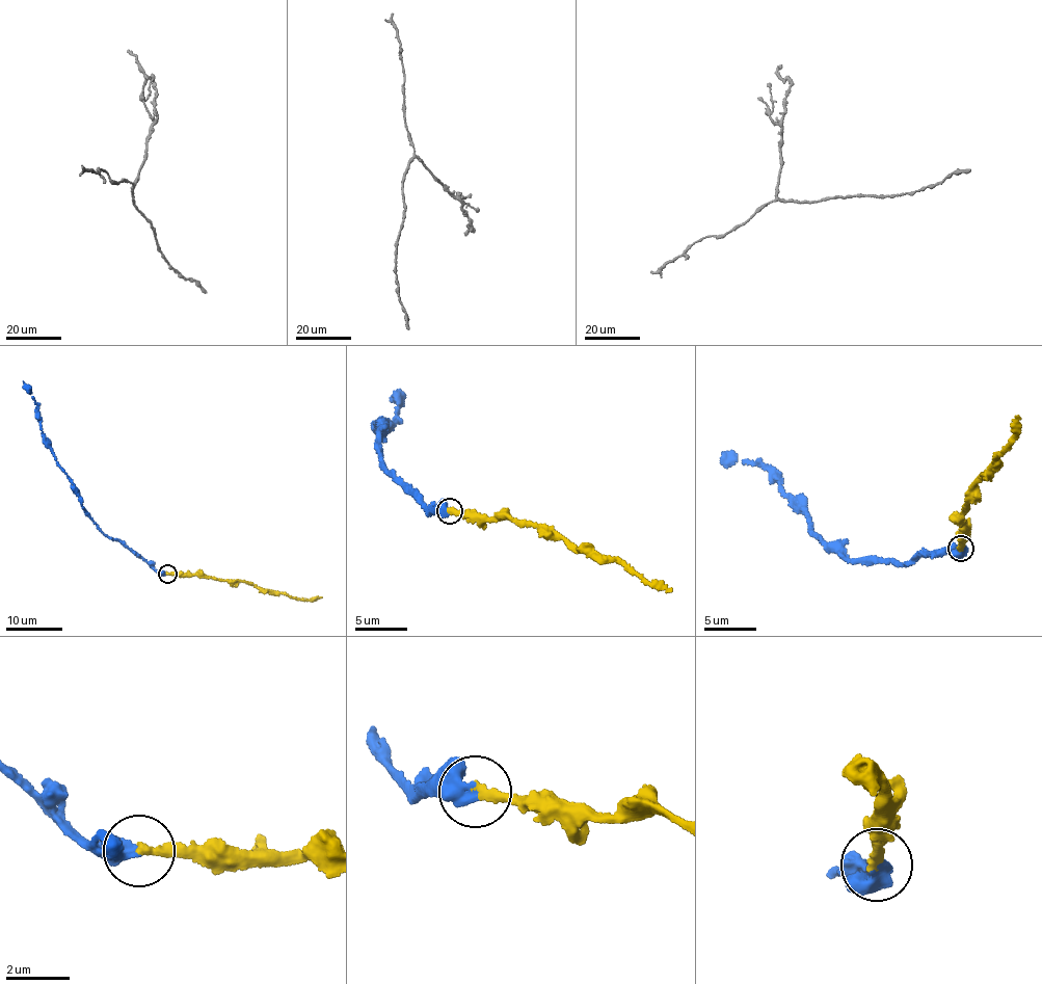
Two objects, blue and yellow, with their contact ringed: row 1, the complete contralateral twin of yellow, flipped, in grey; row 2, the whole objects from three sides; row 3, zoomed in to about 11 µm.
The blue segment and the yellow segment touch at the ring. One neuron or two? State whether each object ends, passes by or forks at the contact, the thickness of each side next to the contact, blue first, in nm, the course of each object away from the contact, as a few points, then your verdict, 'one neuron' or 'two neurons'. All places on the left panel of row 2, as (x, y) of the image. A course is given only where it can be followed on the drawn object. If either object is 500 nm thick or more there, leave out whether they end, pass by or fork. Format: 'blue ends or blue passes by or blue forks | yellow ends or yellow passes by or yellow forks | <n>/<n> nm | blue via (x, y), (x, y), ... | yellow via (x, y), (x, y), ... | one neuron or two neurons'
500/300 nm | blue via (166, 574), (161, 575), (125, 544), (103, 532), (87, 516), (77, 487), (61, 469), (42, 429), (23, 381) | yellow via (166, 574), (202, 572), (214, 579), (231, 579), (308, 600), (322, 597) | one neuron

